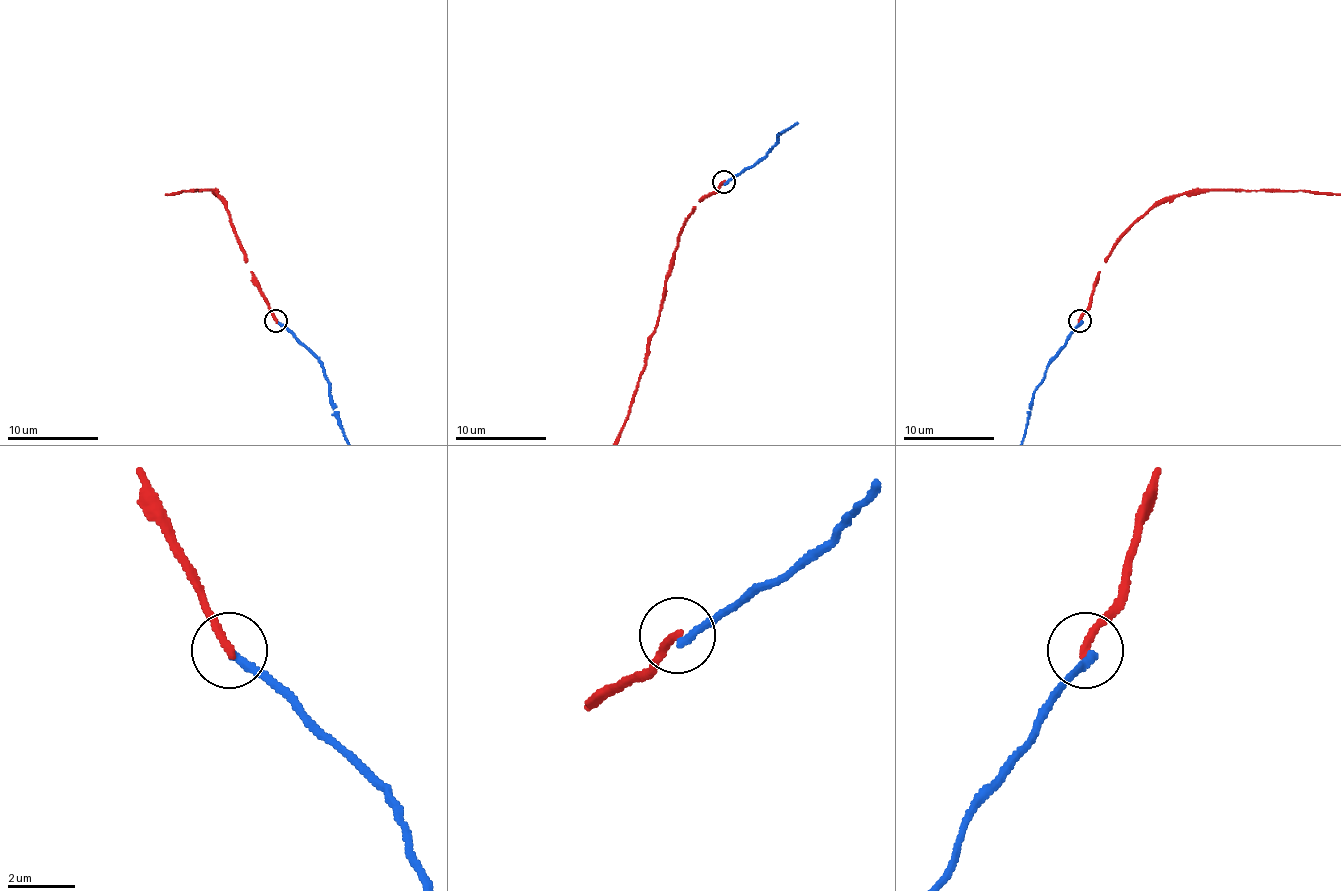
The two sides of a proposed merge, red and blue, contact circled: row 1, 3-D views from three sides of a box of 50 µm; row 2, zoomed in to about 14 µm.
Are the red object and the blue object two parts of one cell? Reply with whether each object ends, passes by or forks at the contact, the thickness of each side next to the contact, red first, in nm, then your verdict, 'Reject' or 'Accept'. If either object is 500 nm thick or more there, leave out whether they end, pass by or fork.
At the ring red ends. At the ring blue ends. Thickness 240 nm (red) against 240 nm. Reject

